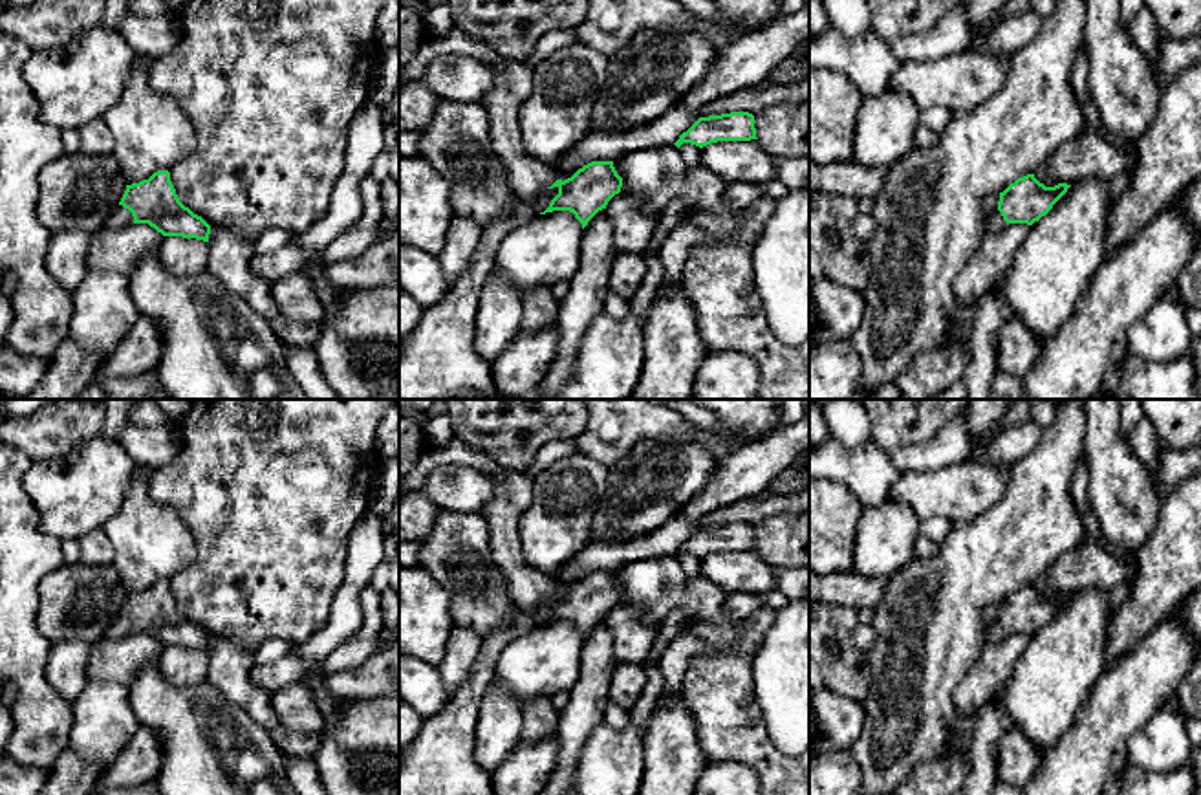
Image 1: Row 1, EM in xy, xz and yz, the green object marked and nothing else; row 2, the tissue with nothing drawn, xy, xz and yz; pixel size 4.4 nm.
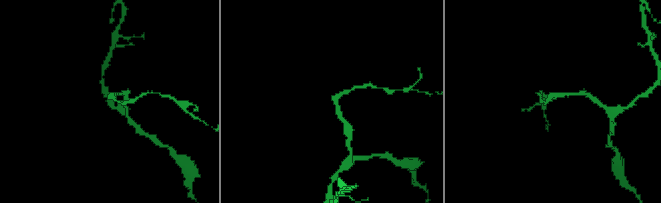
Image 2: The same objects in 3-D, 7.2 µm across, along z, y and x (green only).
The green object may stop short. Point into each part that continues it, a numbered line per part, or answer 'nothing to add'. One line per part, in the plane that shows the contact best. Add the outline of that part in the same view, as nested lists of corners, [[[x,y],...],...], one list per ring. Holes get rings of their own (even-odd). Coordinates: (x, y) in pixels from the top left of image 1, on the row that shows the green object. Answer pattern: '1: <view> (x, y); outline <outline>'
1: xy (119, 217); outline [[[115,205],[104,223],[106,229],[124,229],[134,223],[134,216],[123,205]]]

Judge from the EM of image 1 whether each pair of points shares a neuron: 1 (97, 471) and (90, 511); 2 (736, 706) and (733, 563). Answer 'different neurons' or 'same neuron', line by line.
1: same neuron
2: different neurons

